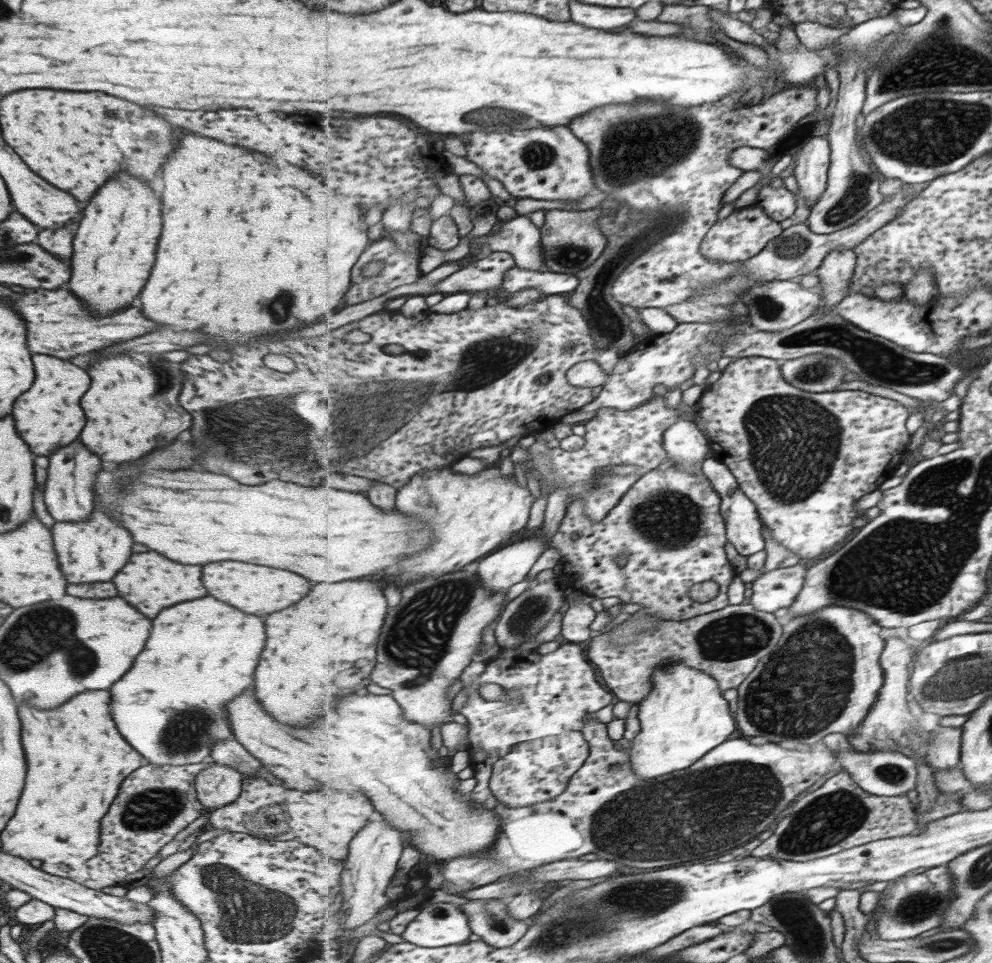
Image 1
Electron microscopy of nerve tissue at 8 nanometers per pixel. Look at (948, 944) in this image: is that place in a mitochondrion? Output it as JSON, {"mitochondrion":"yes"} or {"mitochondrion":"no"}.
{"mitochondrion":"yes"}

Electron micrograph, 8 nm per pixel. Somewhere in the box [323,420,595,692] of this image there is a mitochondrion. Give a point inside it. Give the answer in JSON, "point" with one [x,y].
{"point":[522,621]}

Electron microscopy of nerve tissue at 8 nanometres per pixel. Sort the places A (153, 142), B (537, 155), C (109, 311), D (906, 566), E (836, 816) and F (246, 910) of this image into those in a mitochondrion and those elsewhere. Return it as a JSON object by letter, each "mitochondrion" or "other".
{"A":"mitochondrion","B":"mitochondrion","C":"other","D":"mitochondrion","E":"mitochondrion","F":"mitochondrion"}

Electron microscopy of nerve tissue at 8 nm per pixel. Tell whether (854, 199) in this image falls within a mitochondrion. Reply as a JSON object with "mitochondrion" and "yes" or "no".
{"mitochondrion":"yes"}

